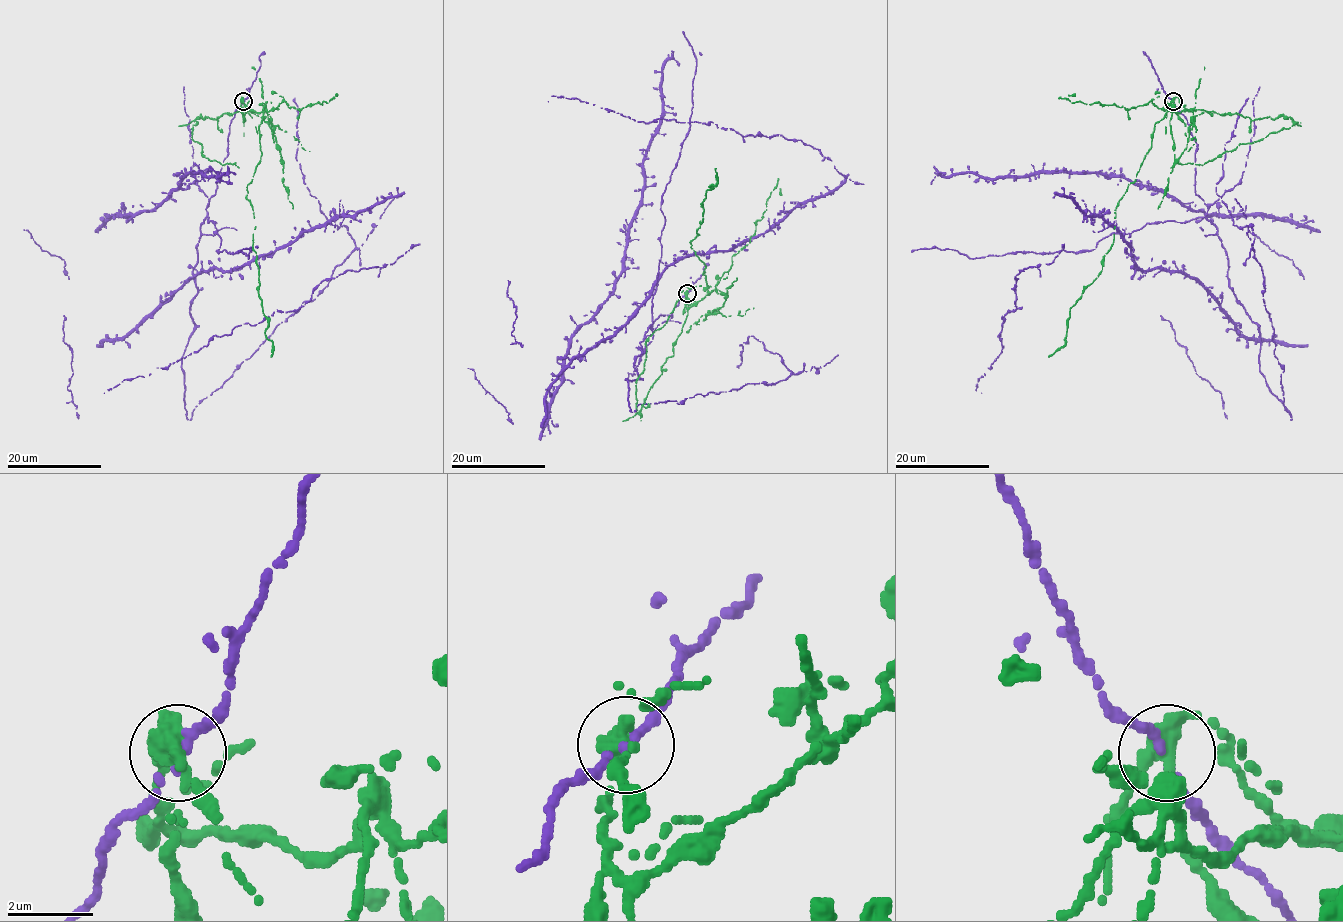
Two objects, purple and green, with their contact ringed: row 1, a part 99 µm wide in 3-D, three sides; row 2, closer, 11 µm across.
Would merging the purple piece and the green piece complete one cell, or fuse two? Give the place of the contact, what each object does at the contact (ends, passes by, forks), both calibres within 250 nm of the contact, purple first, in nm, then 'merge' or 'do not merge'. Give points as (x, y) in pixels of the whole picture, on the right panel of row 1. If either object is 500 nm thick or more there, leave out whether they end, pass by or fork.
(1173, 101) | purple passes by | green passes by | 190/460 nm | do not merge

